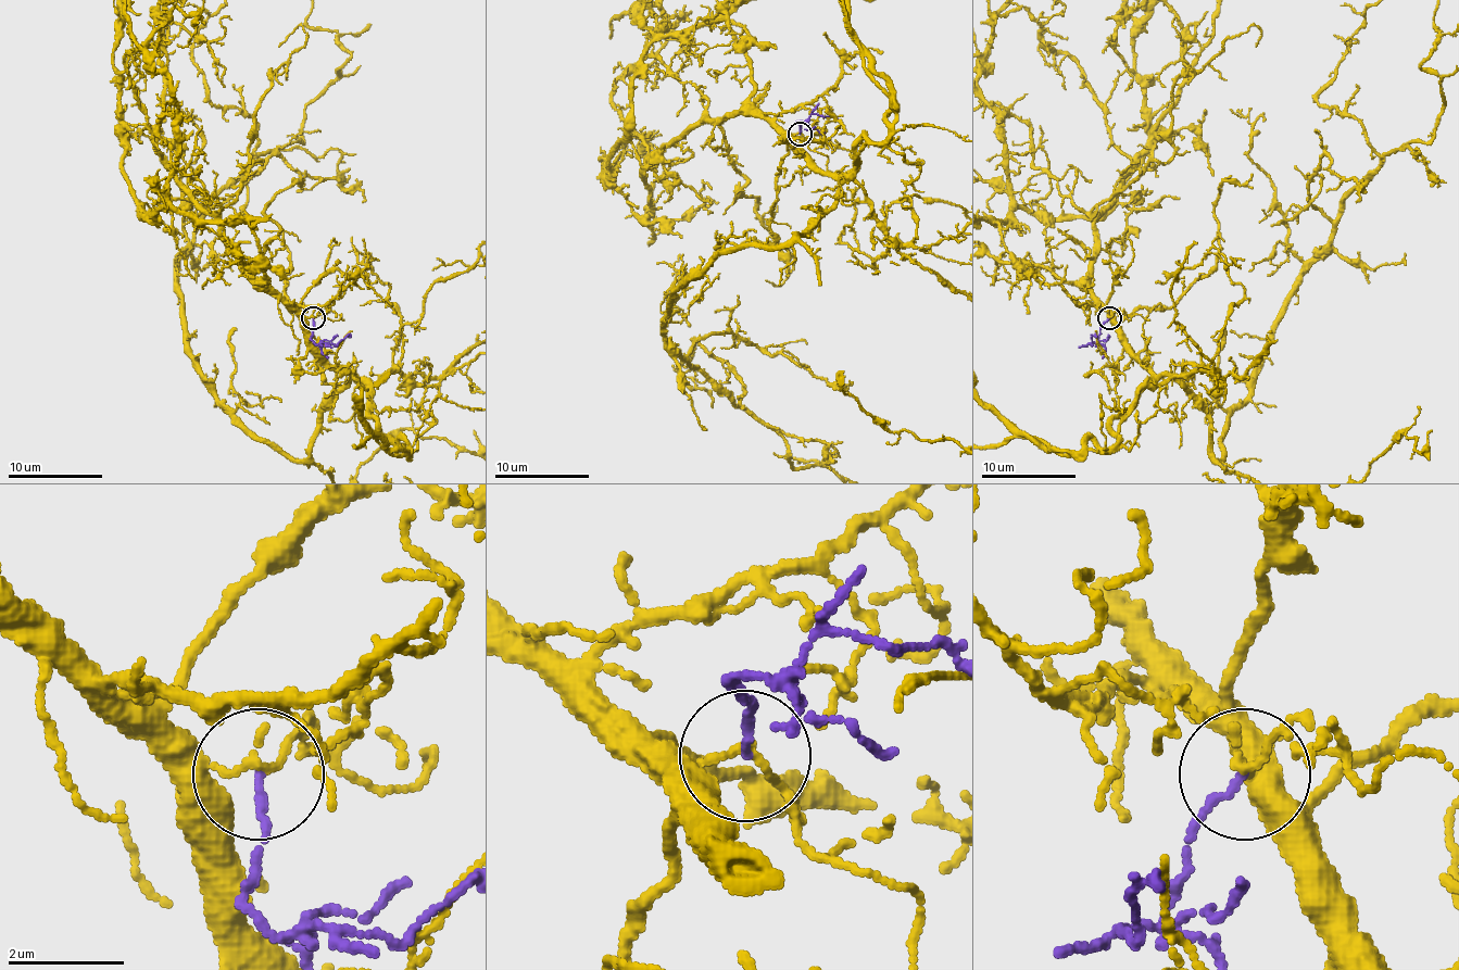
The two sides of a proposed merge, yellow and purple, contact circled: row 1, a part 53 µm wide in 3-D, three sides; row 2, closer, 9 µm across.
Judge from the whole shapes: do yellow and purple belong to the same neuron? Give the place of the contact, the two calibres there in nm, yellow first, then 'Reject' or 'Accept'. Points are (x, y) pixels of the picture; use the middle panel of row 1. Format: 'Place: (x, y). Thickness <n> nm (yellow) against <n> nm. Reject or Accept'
Place: (800, 134). Thickness 130 nm (yellow) against 120 nm. Reject

